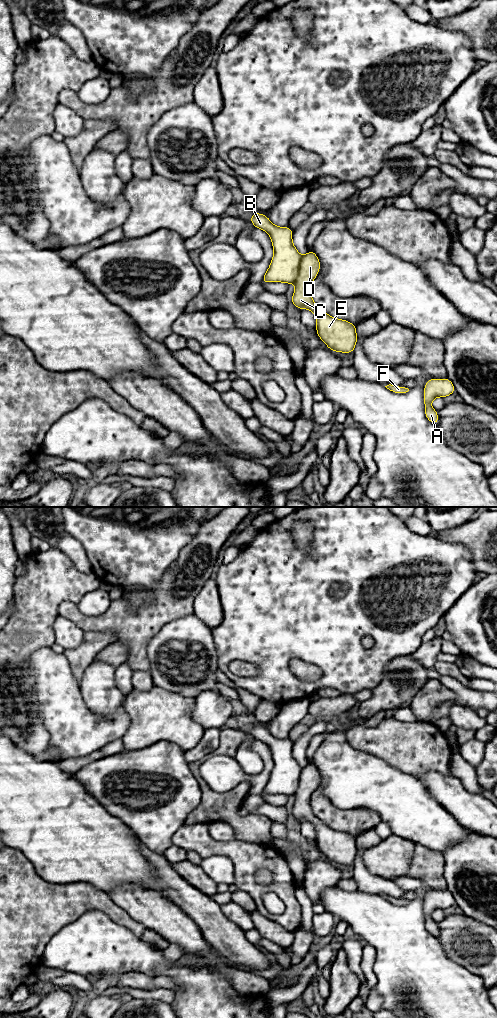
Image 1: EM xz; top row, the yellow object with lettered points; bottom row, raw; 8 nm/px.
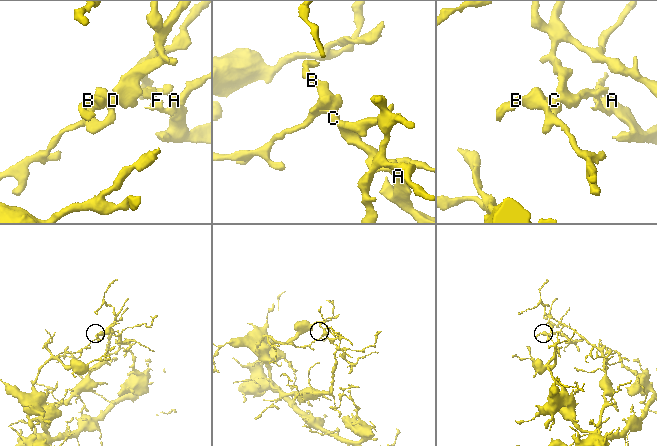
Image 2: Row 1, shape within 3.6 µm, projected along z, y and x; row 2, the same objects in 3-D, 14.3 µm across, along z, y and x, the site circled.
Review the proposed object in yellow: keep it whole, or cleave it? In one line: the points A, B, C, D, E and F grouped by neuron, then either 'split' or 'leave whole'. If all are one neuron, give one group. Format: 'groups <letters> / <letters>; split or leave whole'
groups A C D E F / B; split

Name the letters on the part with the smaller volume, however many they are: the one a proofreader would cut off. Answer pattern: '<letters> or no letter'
A, C, D, E, F

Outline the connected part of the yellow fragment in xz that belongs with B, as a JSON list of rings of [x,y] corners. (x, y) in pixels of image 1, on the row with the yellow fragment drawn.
[[[252,211],[254,214],[249,220],[253,223],[254,228],[260,228],[269,234],[274,249],[269,269],[265,272],[261,283],[289,284],[295,282],[302,256],[293,245],[293,231],[288,226],[277,227],[266,215]]]

